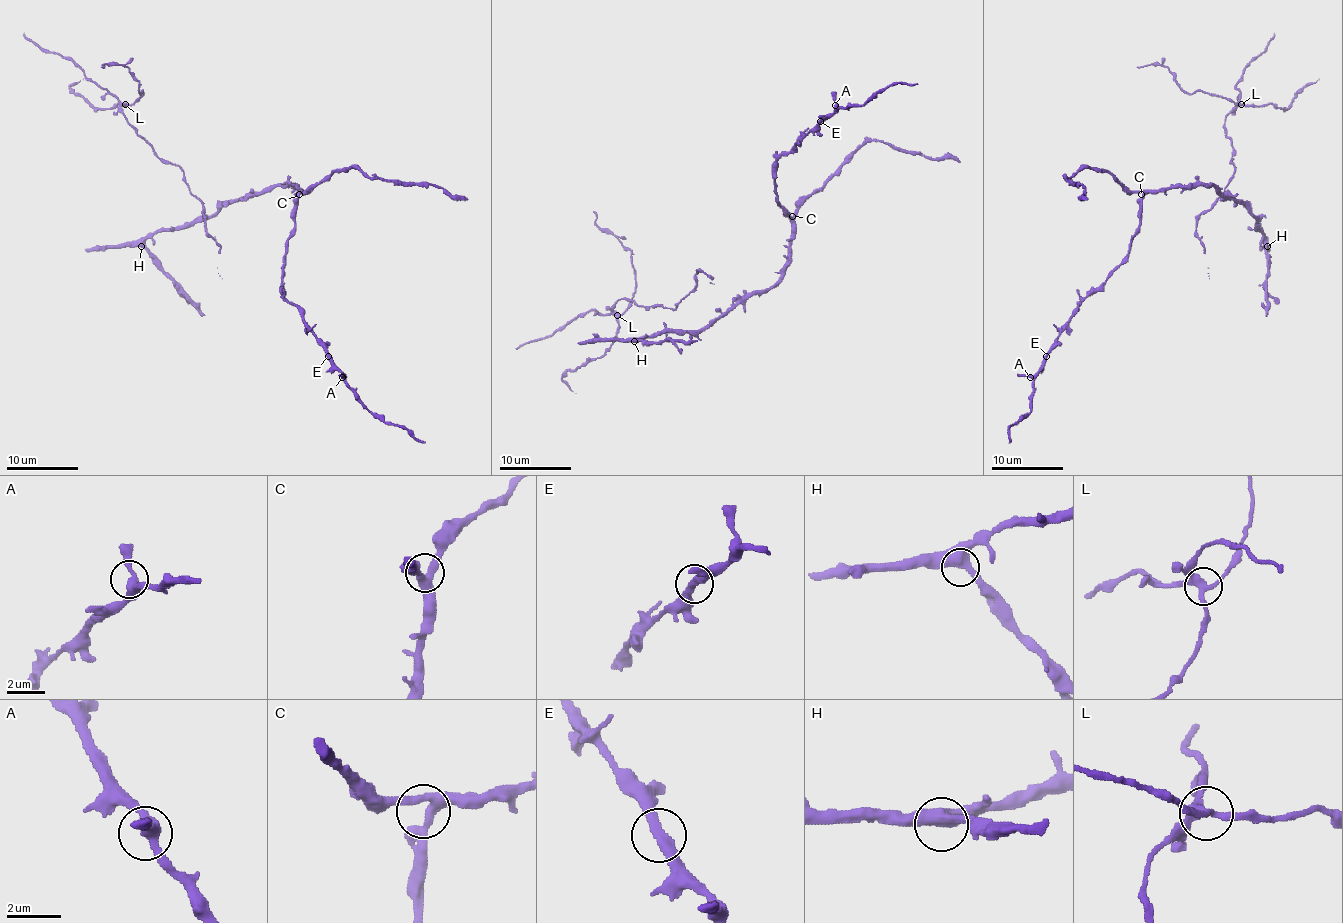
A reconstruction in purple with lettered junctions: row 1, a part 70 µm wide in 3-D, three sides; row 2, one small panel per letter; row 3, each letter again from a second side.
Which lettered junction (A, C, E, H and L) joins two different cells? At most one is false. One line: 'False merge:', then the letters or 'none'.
False merge: L

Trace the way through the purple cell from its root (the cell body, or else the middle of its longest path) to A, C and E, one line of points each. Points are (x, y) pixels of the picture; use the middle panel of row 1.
A: (781, 272), (788, 254), (792, 220), (777, 203), (776, 162), (819, 121), (824, 121), (835, 110), (835, 105)
C: (781, 272), (788, 254), (792, 216)
E: (781, 272), (788, 254), (792, 220), (777, 203), (776, 162), (820, 121)

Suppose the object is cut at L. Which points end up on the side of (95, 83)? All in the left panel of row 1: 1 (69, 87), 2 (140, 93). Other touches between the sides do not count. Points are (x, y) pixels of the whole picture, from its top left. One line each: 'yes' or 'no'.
1: no
2: no

